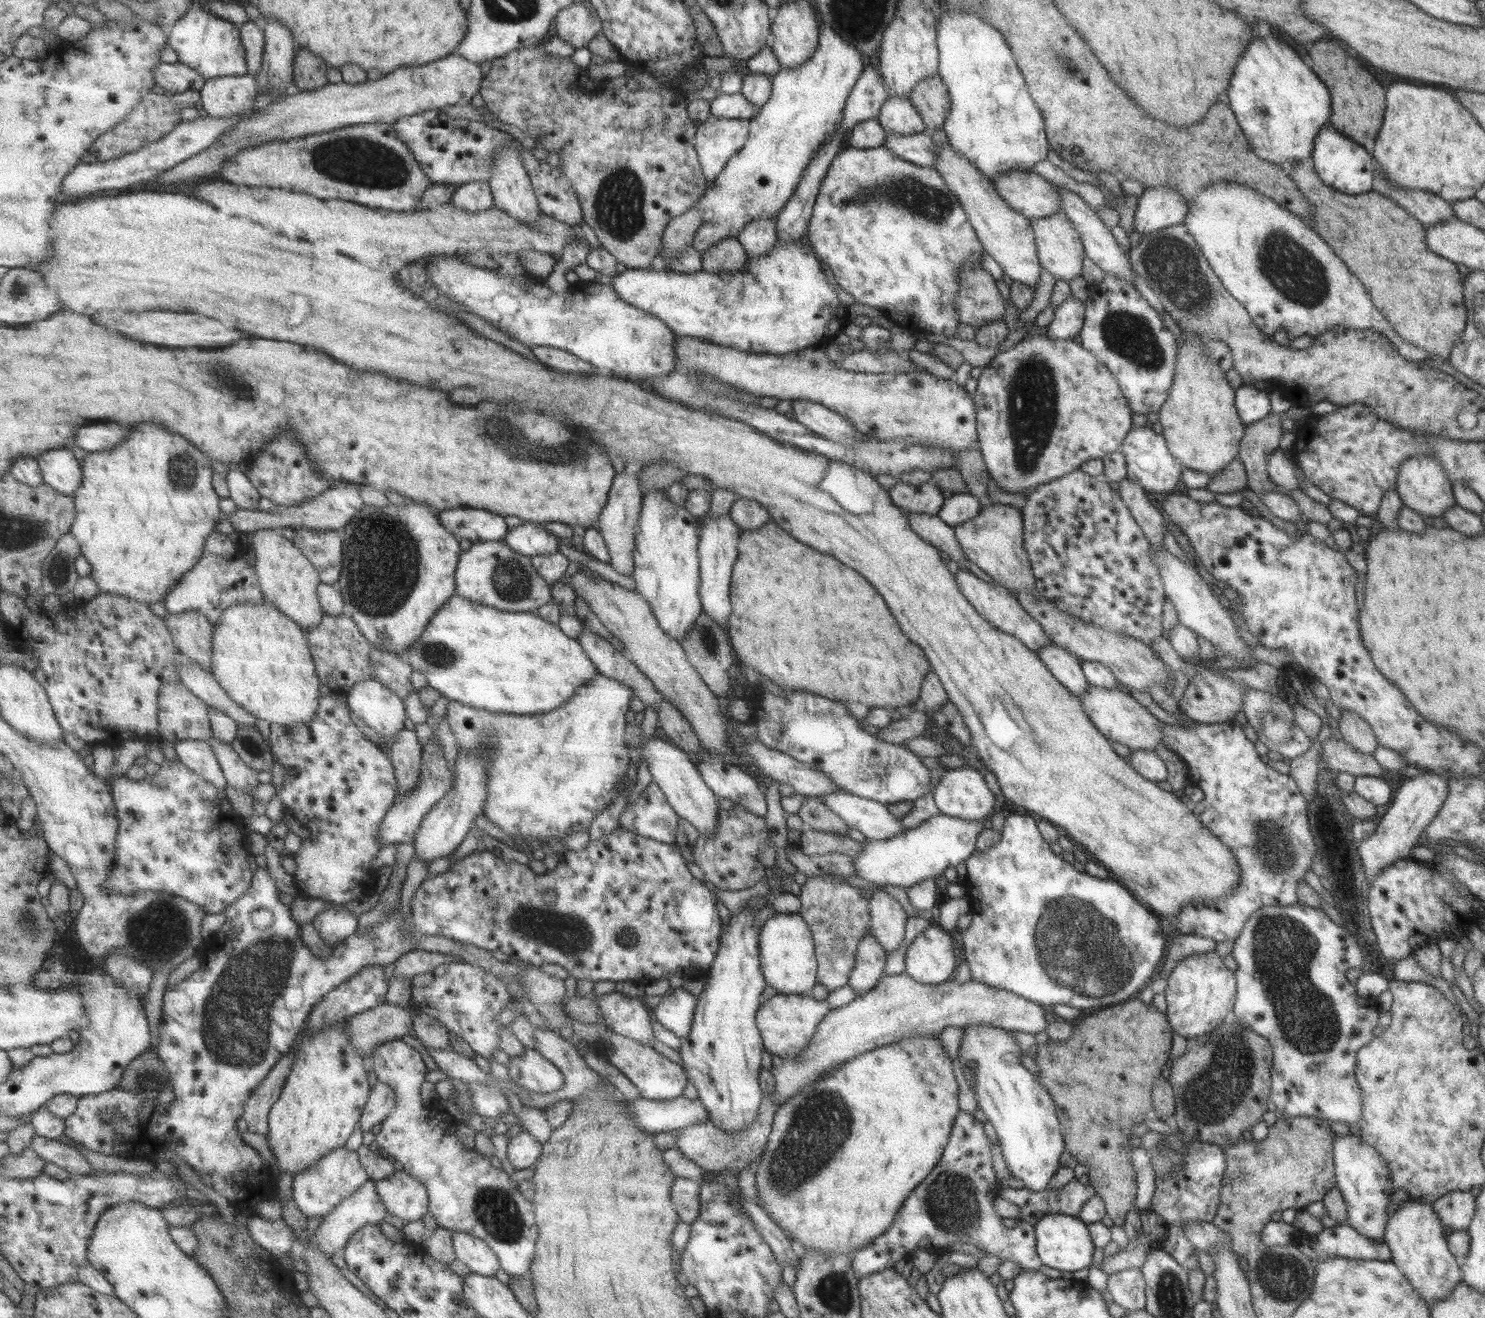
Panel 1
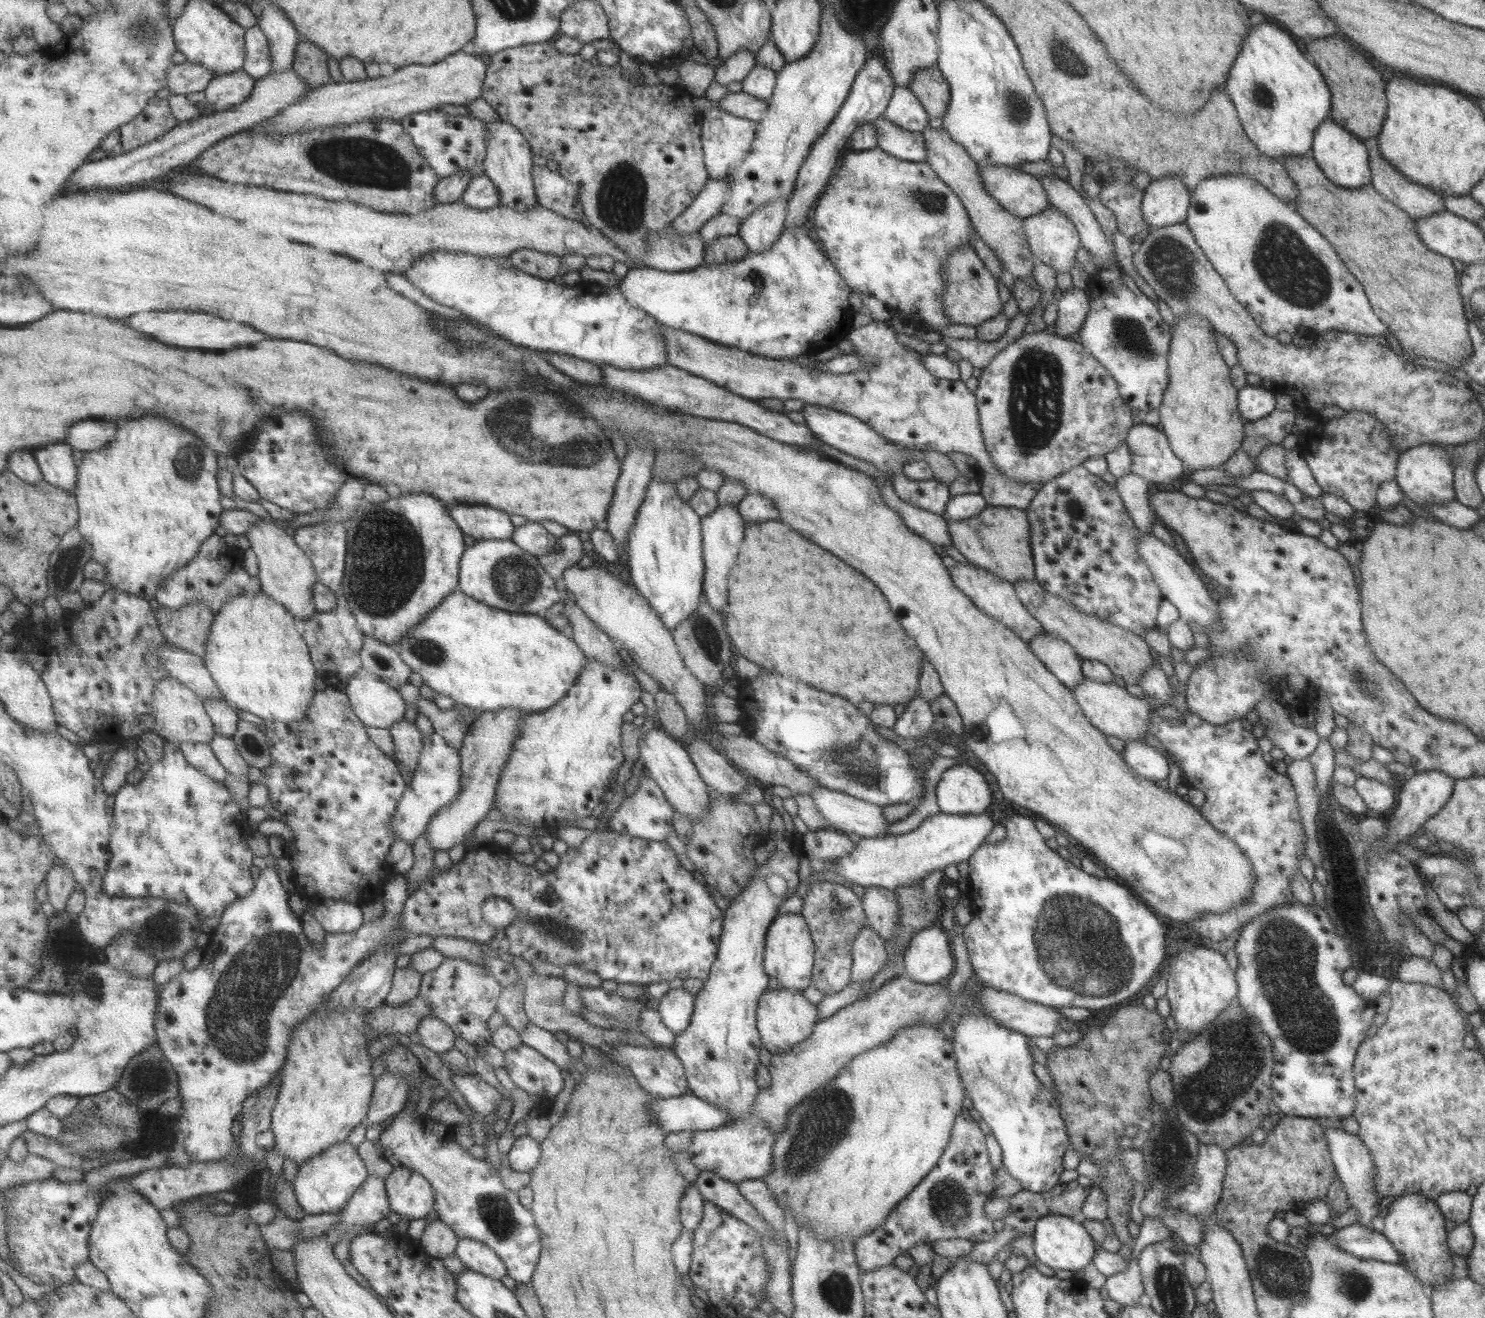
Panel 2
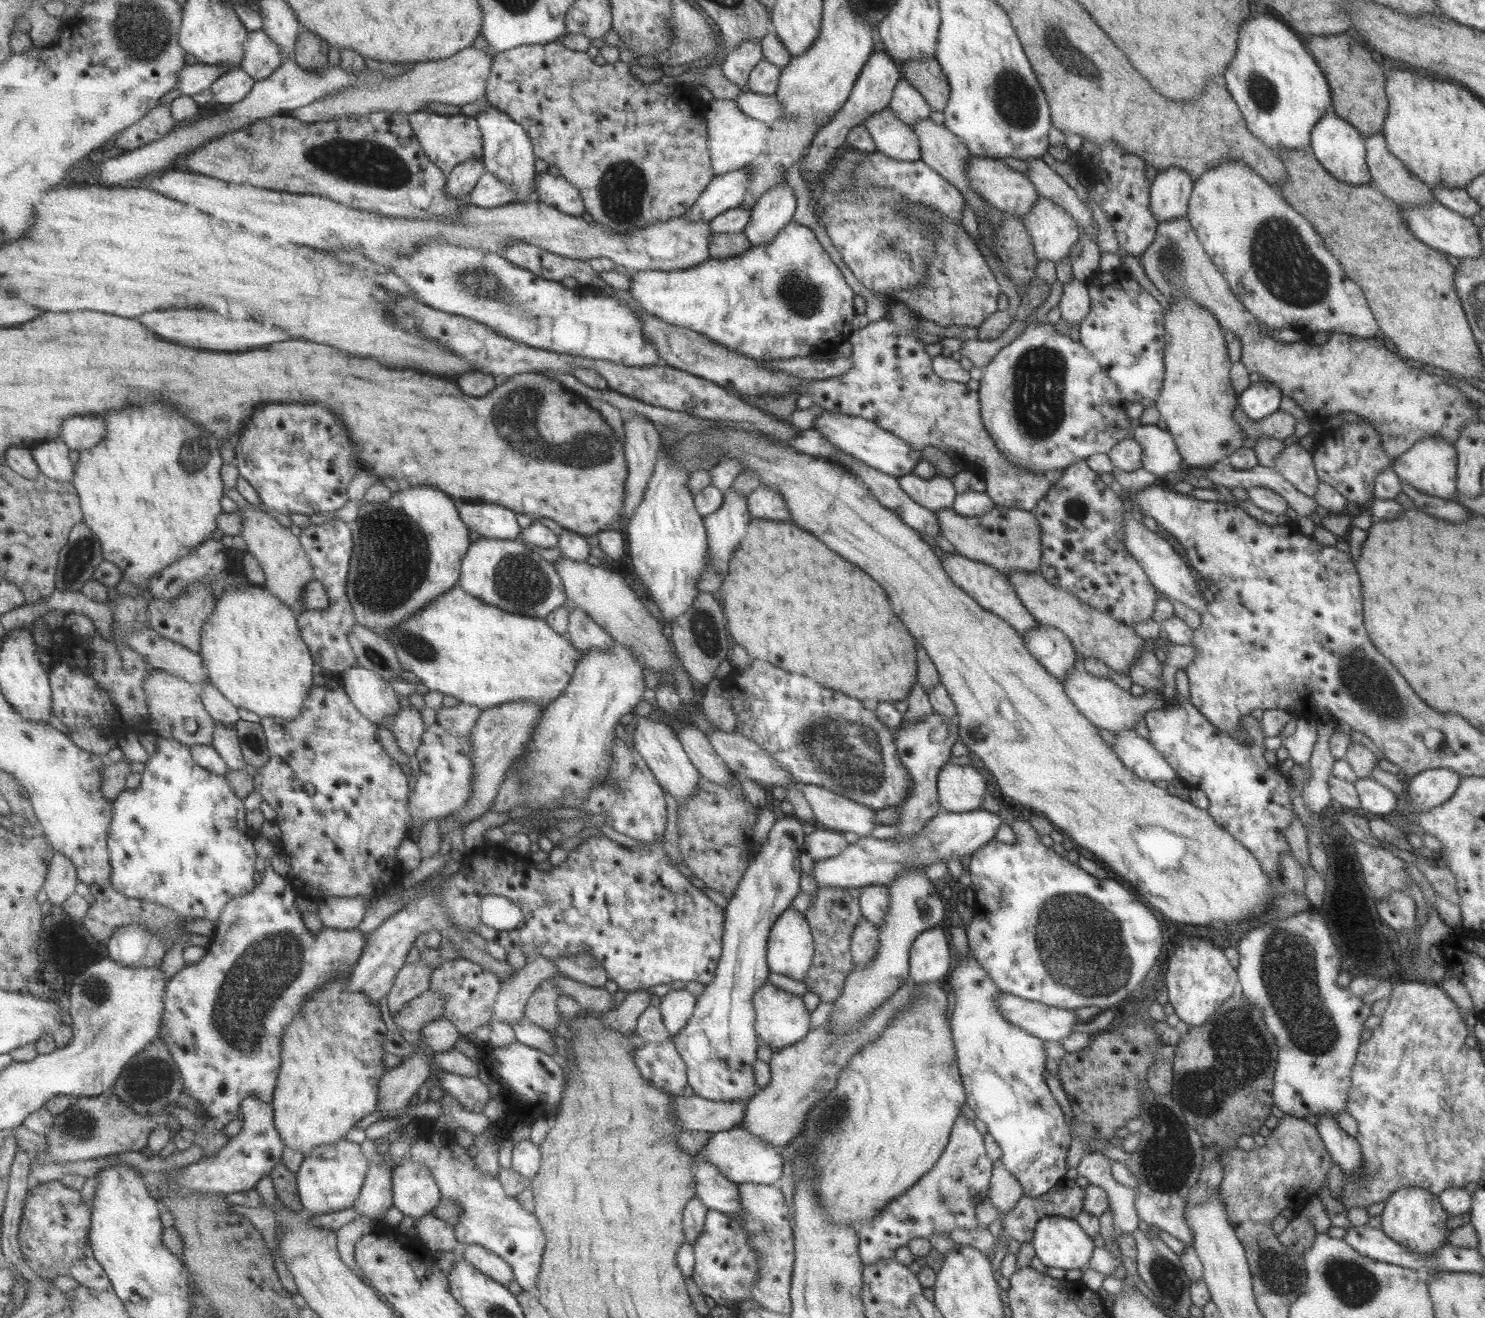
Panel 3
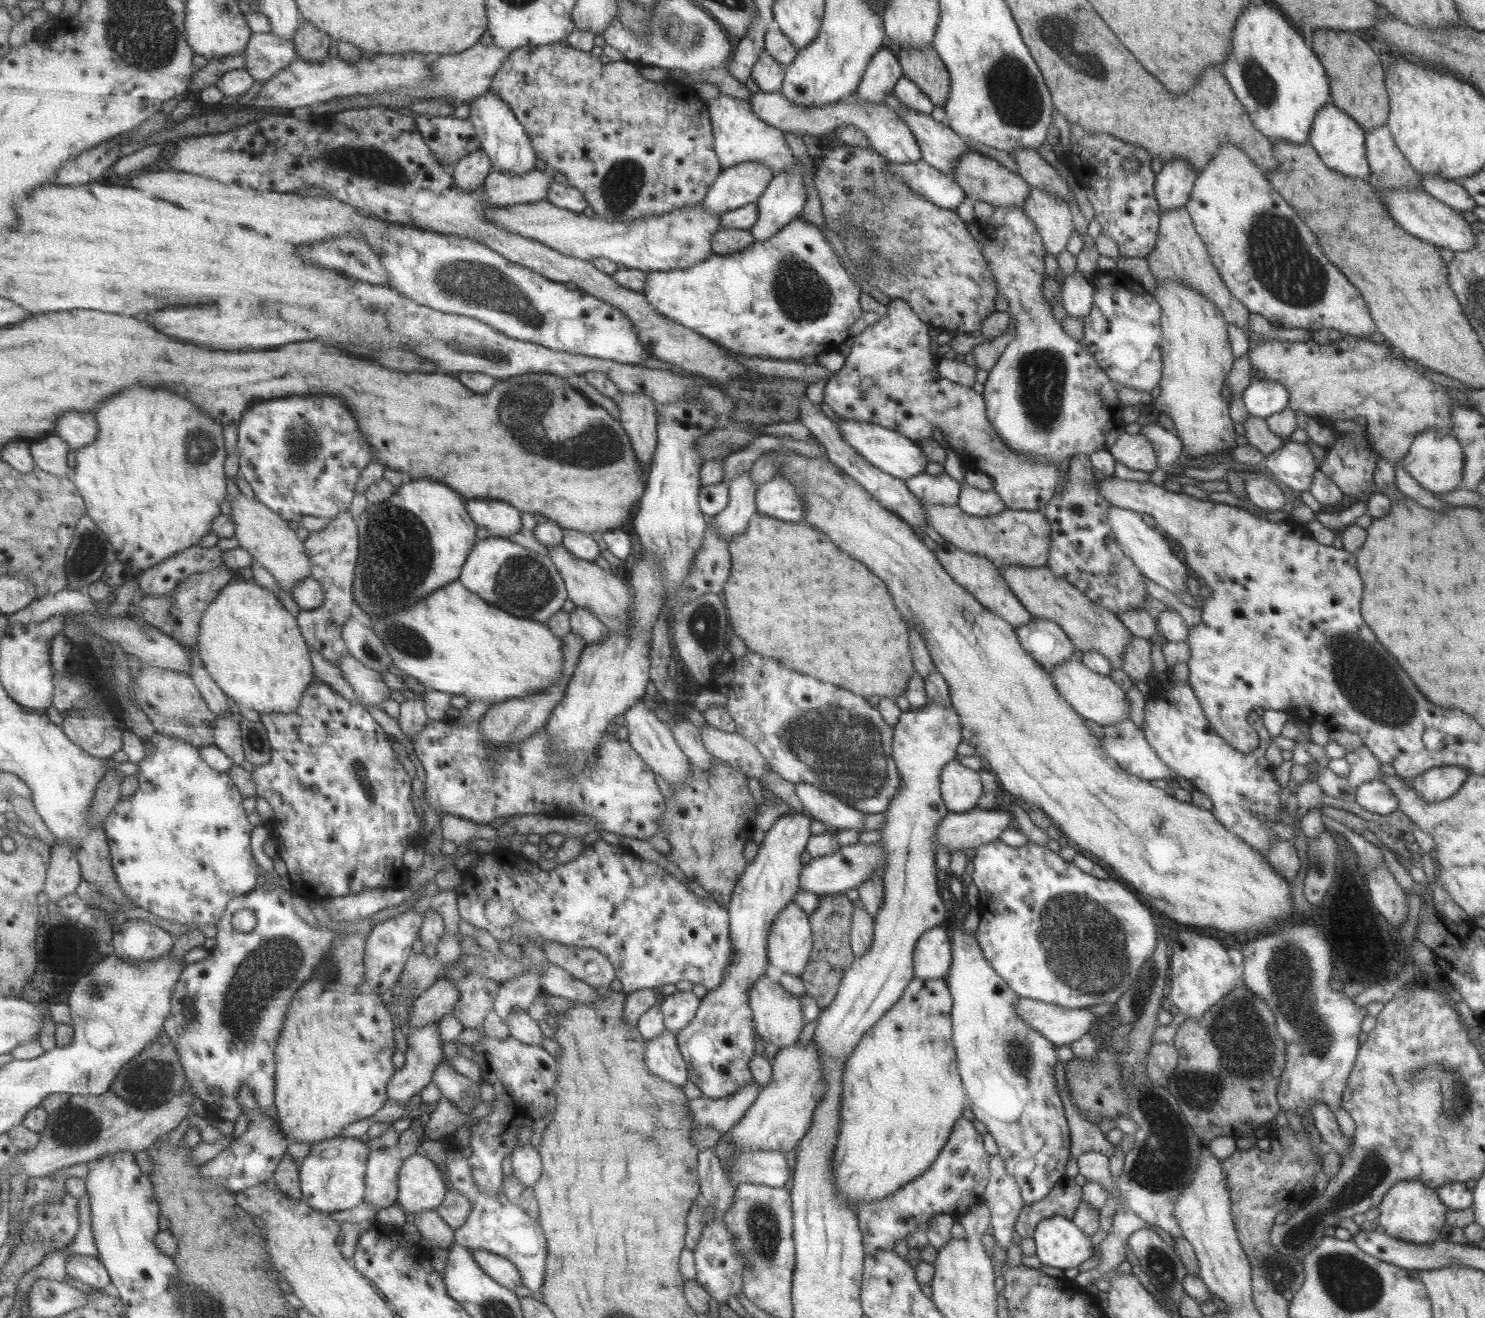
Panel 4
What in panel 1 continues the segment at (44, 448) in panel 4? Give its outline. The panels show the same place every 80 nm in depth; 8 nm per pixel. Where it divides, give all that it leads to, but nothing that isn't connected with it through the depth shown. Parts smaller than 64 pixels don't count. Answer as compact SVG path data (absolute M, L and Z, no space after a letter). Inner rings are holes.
M70 448L48 450L39 456L44 481L55 490L74 496L82 485L84 474L82 462L75 458Z

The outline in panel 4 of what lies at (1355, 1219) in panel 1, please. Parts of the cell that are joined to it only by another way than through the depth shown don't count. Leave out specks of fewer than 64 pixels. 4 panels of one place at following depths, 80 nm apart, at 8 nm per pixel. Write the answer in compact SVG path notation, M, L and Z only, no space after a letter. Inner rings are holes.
M1316 1102L1309 1110L1323 1145L1328 1145L1338 1154L1339 1159L1343 1159L1344 1154L1348 1152L1350 1142L1339 1132L1333 1109L1324 1102Z

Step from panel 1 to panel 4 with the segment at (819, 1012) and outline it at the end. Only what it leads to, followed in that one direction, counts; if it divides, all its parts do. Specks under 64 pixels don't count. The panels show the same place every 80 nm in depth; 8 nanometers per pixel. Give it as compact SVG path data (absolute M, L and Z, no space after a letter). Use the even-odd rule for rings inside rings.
M765 975L760 976L747 993L747 1002L752 1010L754 1032L764 1043L774 1044L778 1048L796 1044L804 1025L799 997L785 991L776 981L769 981Z

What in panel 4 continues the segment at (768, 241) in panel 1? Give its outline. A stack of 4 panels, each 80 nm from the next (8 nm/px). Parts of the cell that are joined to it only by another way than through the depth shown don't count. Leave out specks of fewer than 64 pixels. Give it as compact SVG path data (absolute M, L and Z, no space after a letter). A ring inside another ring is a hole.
M794 158L794 168L790 172L773 175L755 202L757 220L749 228L753 241L768 240L783 226L797 219L805 201L801 167Z

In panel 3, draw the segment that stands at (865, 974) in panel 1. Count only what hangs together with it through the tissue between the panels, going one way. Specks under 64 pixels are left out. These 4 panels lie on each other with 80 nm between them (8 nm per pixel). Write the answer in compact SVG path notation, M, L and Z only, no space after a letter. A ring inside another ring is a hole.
M860 918L854 926L850 940L852 967L865 967L875 957L879 946L878 928L868 920Z

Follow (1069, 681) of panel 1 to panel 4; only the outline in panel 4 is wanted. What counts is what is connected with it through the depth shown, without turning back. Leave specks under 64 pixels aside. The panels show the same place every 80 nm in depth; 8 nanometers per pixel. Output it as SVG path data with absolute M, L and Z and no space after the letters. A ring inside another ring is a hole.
M1034 618L1023 626L1014 627L1015 636L1029 656L1044 670L1069 660L1074 646L1064 630L1044 618Z

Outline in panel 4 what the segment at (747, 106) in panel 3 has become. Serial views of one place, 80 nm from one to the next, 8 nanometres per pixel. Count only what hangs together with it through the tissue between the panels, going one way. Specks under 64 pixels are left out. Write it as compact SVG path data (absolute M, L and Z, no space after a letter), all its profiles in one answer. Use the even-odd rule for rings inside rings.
M780 91L751 93L746 100L752 113L763 122L781 131L799 134L809 142L818 139L836 126L856 126L867 137L872 149L892 163L912 163L921 159L920 150L909 127L901 117L883 103L864 102L853 92L843 100L827 106L799 106L786 99Z

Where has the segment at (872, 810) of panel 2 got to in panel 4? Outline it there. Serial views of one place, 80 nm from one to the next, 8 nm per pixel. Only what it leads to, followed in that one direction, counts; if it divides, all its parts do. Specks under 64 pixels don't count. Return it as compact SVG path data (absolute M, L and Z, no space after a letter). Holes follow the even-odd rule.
M806 782L794 784L794 789L809 818L825 824L833 832L854 830L859 834L861 831L864 817L859 810Z

